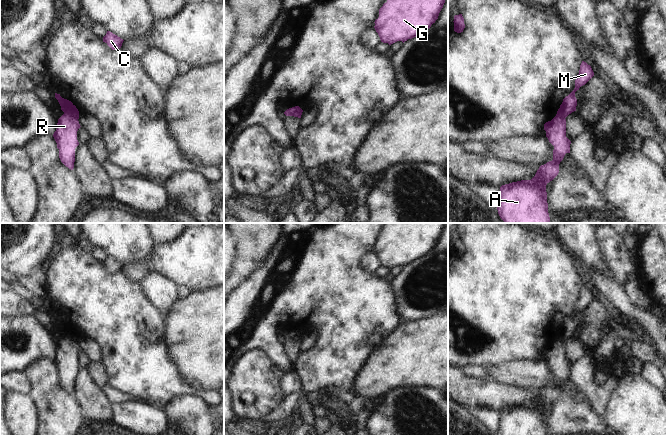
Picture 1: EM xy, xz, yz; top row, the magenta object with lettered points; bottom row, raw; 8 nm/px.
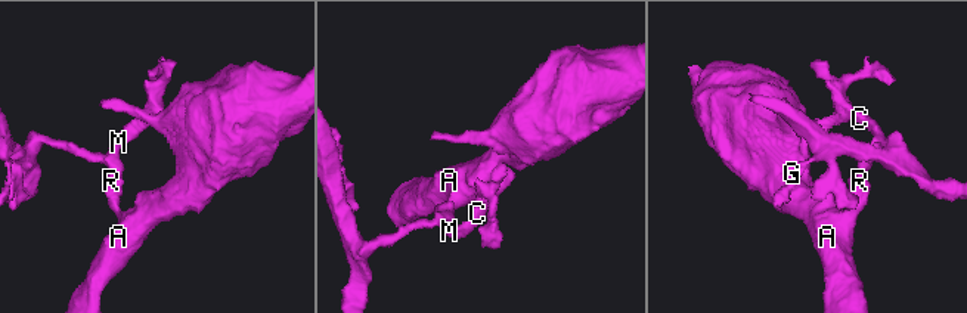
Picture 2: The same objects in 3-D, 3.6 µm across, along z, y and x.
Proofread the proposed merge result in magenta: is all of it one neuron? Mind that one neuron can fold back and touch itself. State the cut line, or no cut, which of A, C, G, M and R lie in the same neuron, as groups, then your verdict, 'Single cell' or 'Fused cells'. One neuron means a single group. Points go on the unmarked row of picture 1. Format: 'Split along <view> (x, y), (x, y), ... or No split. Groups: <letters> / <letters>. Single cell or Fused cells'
Split along xy (64, 337), (78, 339). Groups: A G R / C M. Fused cells.

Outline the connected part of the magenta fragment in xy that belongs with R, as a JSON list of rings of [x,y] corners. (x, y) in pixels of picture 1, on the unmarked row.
[[[63,338],[58,343],[57,353],[53,358],[59,373],[59,382],[71,394],[74,392],[75,372],[79,369],[77,355],[81,350],[78,343],[79,339]]]

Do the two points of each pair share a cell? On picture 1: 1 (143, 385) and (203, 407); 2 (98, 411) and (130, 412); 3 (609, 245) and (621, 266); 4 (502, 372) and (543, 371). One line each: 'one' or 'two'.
1: two
2: two
3: one
4: one

